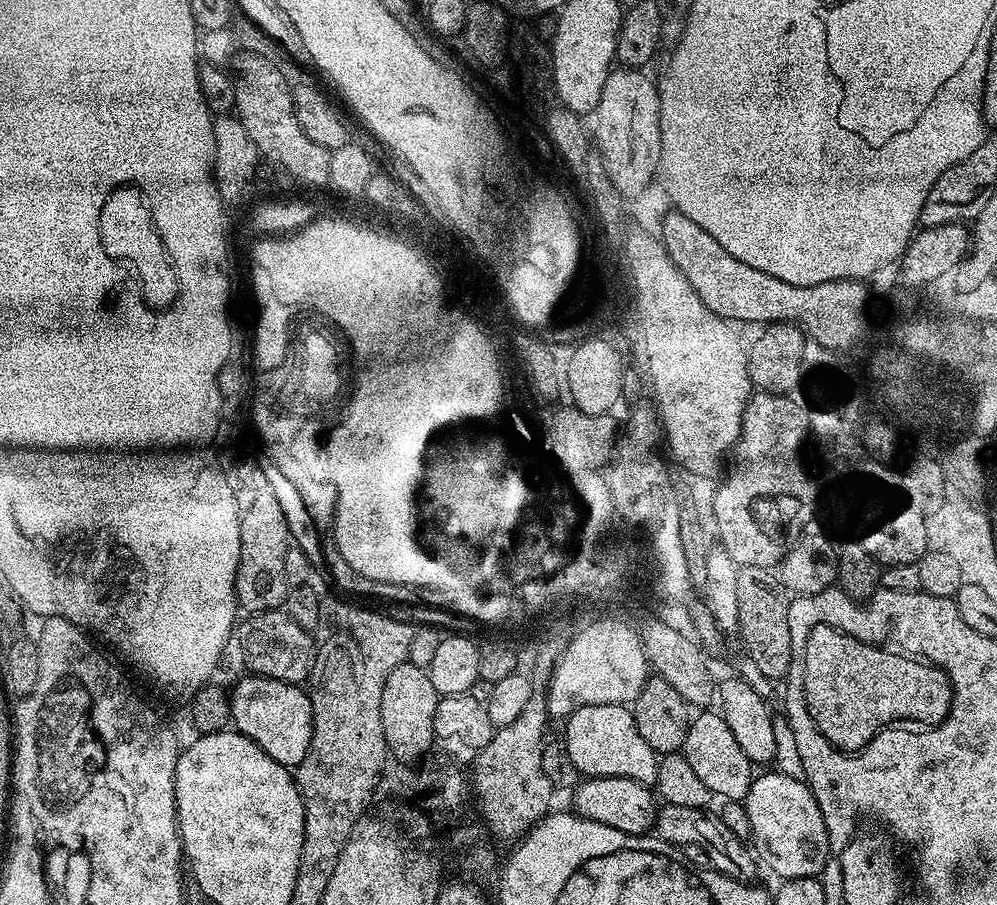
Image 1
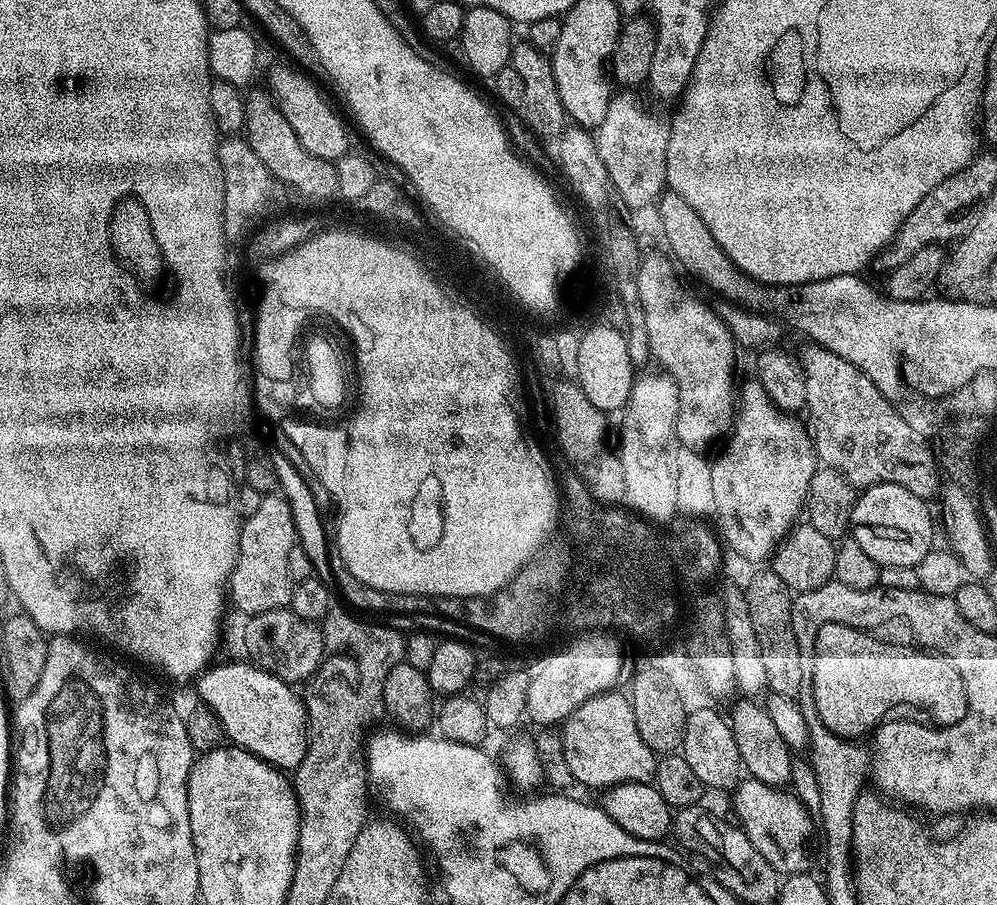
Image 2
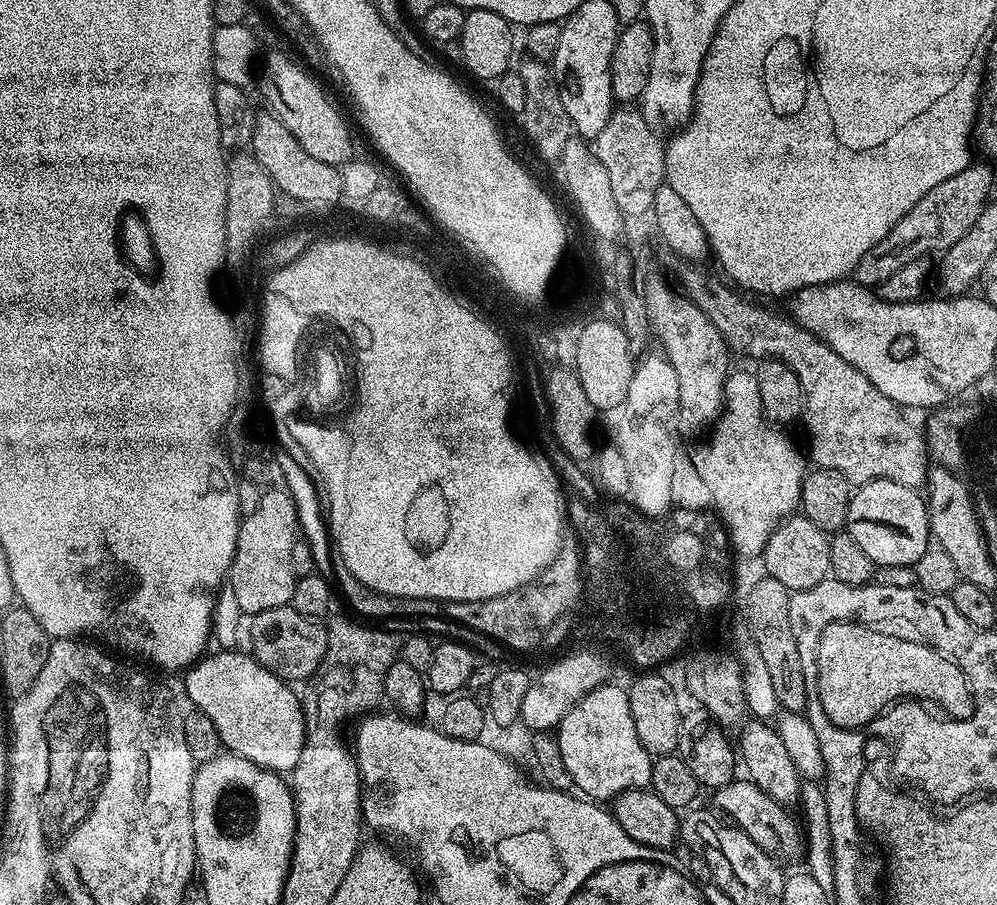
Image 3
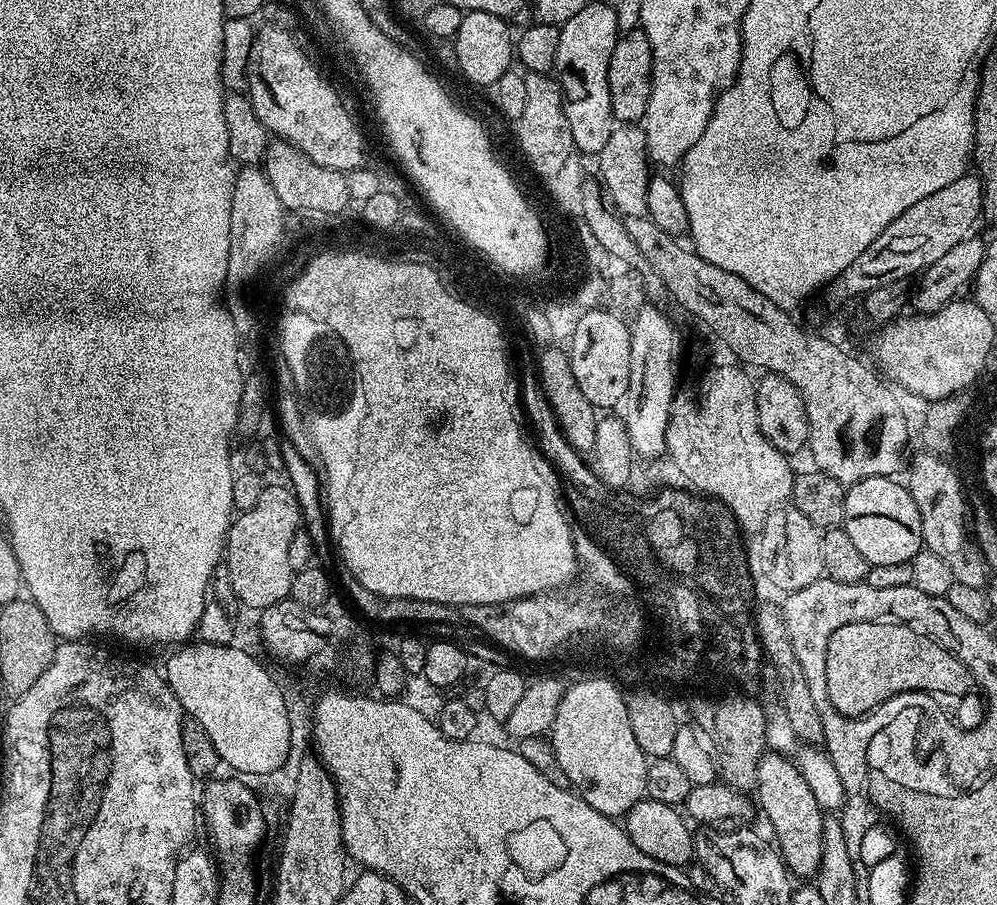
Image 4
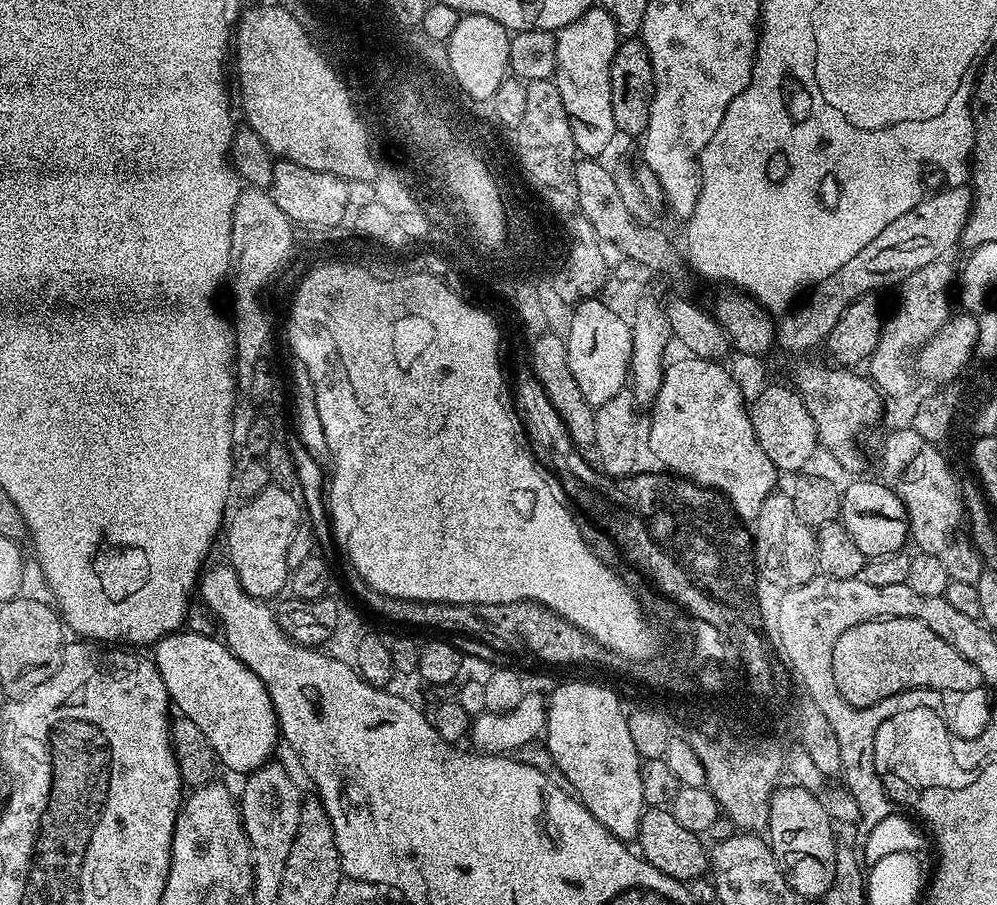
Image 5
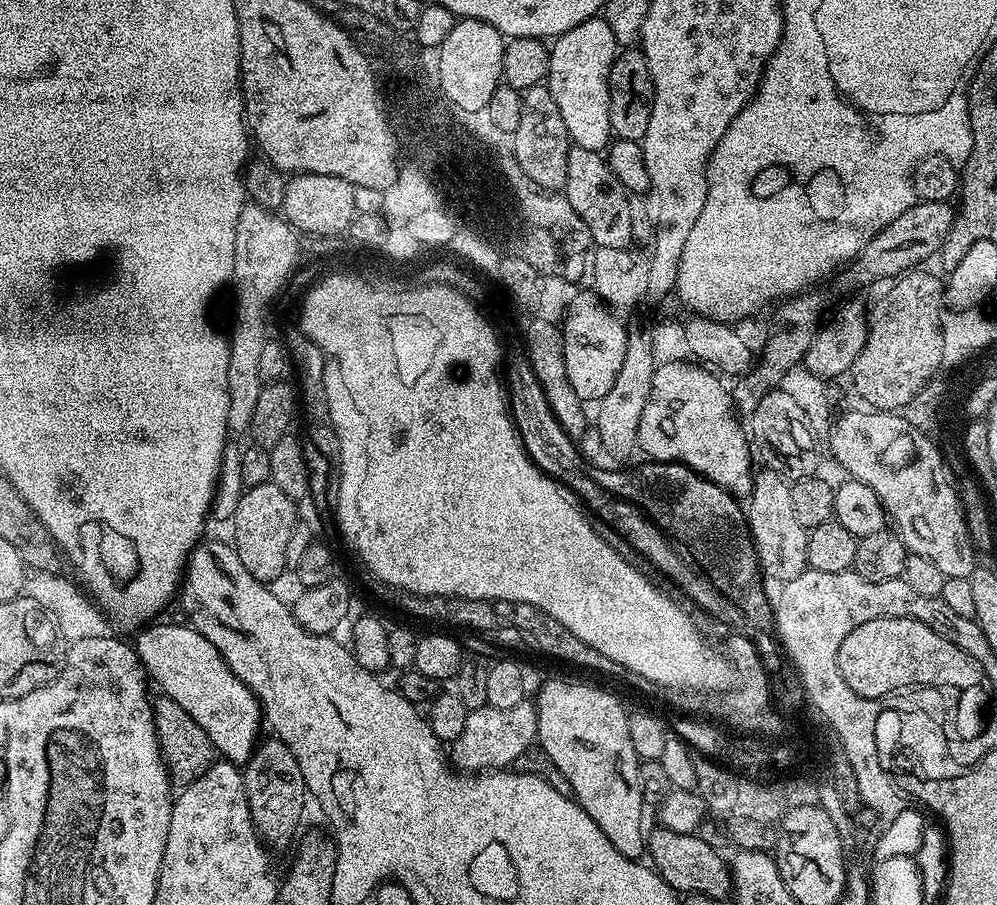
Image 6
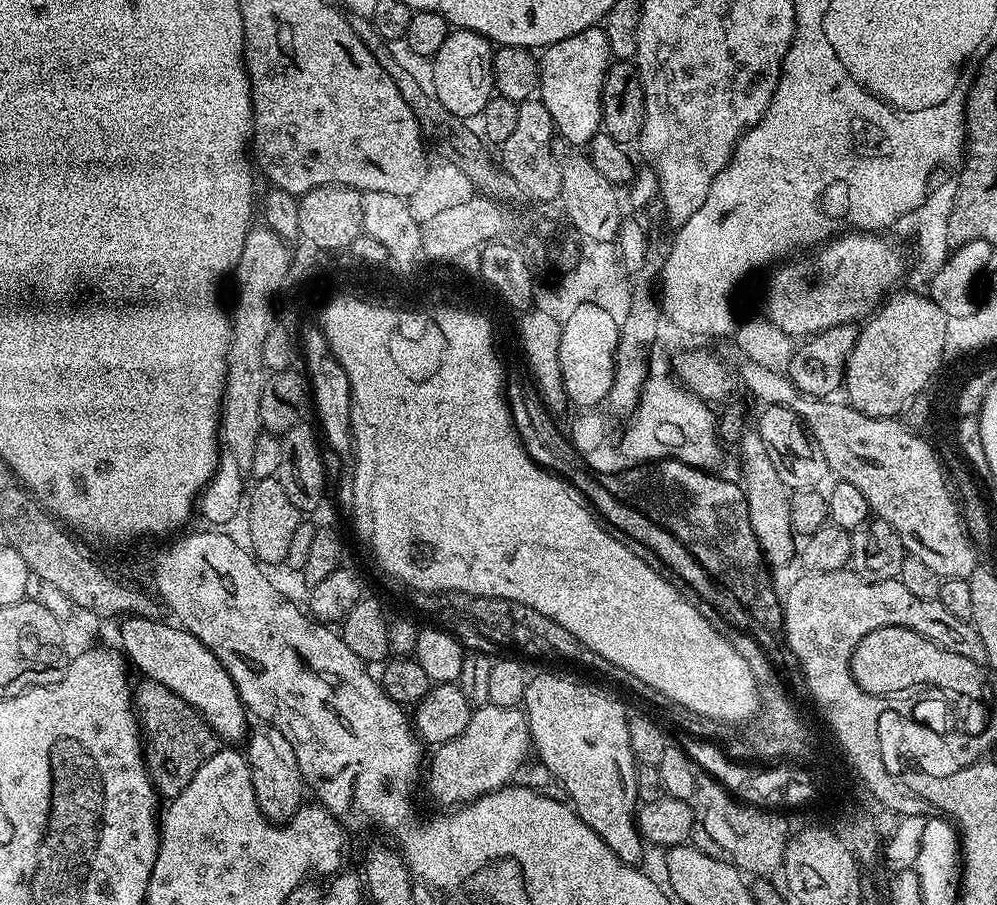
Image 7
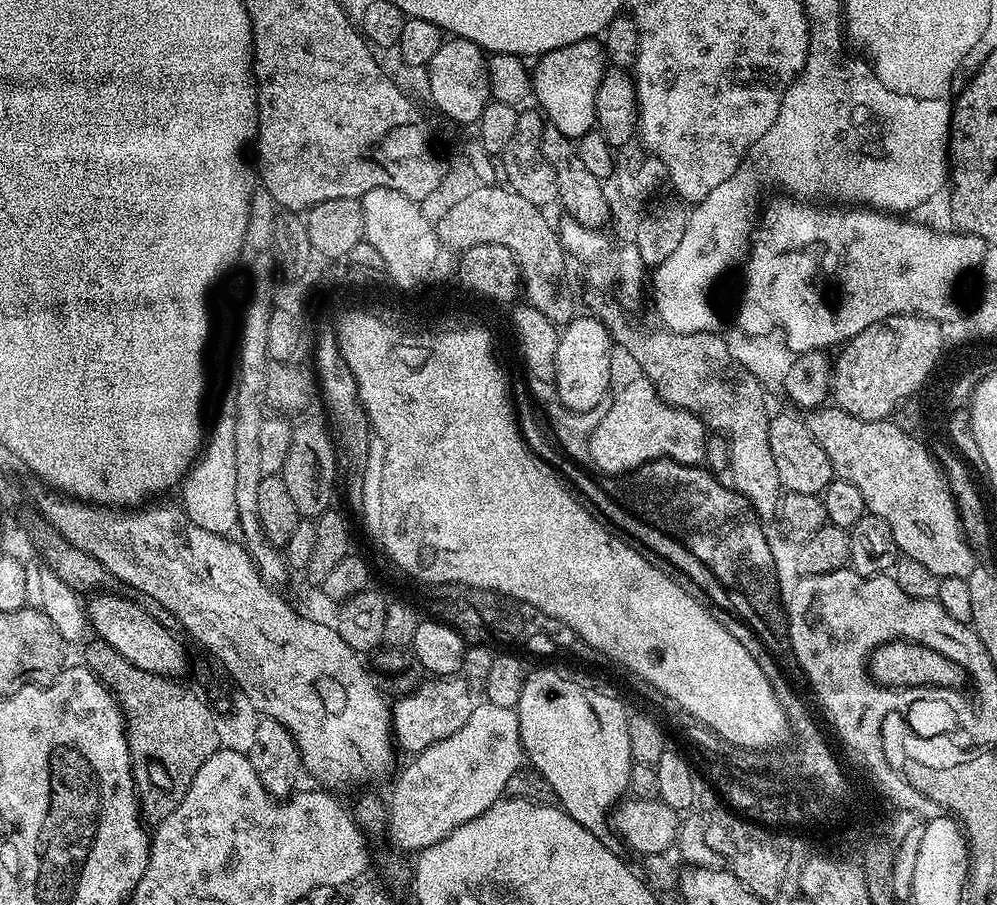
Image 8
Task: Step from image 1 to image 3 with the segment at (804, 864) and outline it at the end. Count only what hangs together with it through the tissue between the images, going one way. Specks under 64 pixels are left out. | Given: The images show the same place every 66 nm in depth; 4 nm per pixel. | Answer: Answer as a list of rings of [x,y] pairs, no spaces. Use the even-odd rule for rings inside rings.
[[[736,778],[733,779],[732,783],[727,784],[725,788],[715,789],[714,796],[716,796],[717,804],[715,807],[729,821],[734,822],[735,827],[742,829],[750,838],[754,838],[754,842],[758,842],[758,846],[762,846],[762,850],[766,855],[780,862],[794,859],[799,852],[801,855],[801,821],[799,819],[796,821],[788,813],[791,811],[785,805],[780,804],[774,798],[770,798],[770,794],[766,794],[757,784],[752,783],[747,778]]]

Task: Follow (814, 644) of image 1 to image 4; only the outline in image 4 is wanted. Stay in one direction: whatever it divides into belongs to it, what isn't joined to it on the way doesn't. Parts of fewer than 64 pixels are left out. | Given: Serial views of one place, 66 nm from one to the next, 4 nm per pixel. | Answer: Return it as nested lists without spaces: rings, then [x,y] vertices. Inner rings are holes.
[[[854,622],[838,626],[830,634],[826,646],[826,674],[822,678],[830,694],[830,702],[843,716],[863,718],[873,712],[879,704],[900,698],[903,692],[908,694],[935,694],[941,698],[960,696],[968,687],[973,687],[972,671],[950,650],[938,642],[918,634],[910,626],[895,622]]]

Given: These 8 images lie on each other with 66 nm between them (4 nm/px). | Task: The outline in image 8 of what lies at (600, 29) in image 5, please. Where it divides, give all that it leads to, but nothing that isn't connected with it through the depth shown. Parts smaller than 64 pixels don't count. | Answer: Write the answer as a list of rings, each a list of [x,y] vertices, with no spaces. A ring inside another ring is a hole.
[[[596,38],[574,42],[570,46],[550,50],[535,64],[531,69],[532,96],[540,103],[539,111],[546,117],[547,123],[571,138],[579,138],[593,131],[596,128],[598,82],[602,82],[606,67],[603,43]]]

